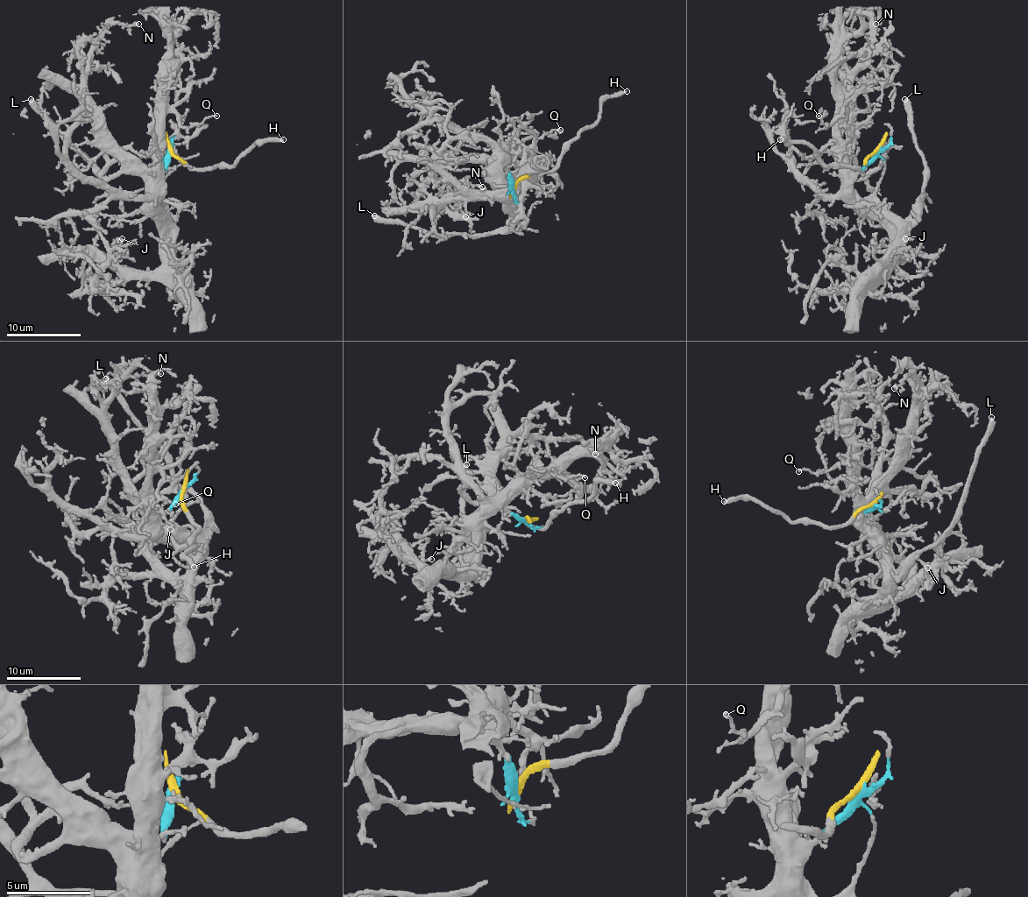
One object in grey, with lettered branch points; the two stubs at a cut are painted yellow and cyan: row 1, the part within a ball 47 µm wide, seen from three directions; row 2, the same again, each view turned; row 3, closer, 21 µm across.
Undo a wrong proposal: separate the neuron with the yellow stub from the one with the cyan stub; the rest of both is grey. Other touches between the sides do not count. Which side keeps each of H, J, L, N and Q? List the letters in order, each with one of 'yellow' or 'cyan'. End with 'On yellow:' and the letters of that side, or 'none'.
H: yellow
J: cyan
L: cyan
N: cyan
Q: cyan
On yellow: H

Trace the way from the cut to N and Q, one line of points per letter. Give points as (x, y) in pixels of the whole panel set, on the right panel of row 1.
N: (877, 151), (857, 172), (851, 170), (851, 71), (868, 41), (872, 24), (875, 24)
Q: (877, 151), (853, 172), (847, 164), (847, 149), (842, 144), (838, 119), (844, 112), (826, 127), (819, 116)

